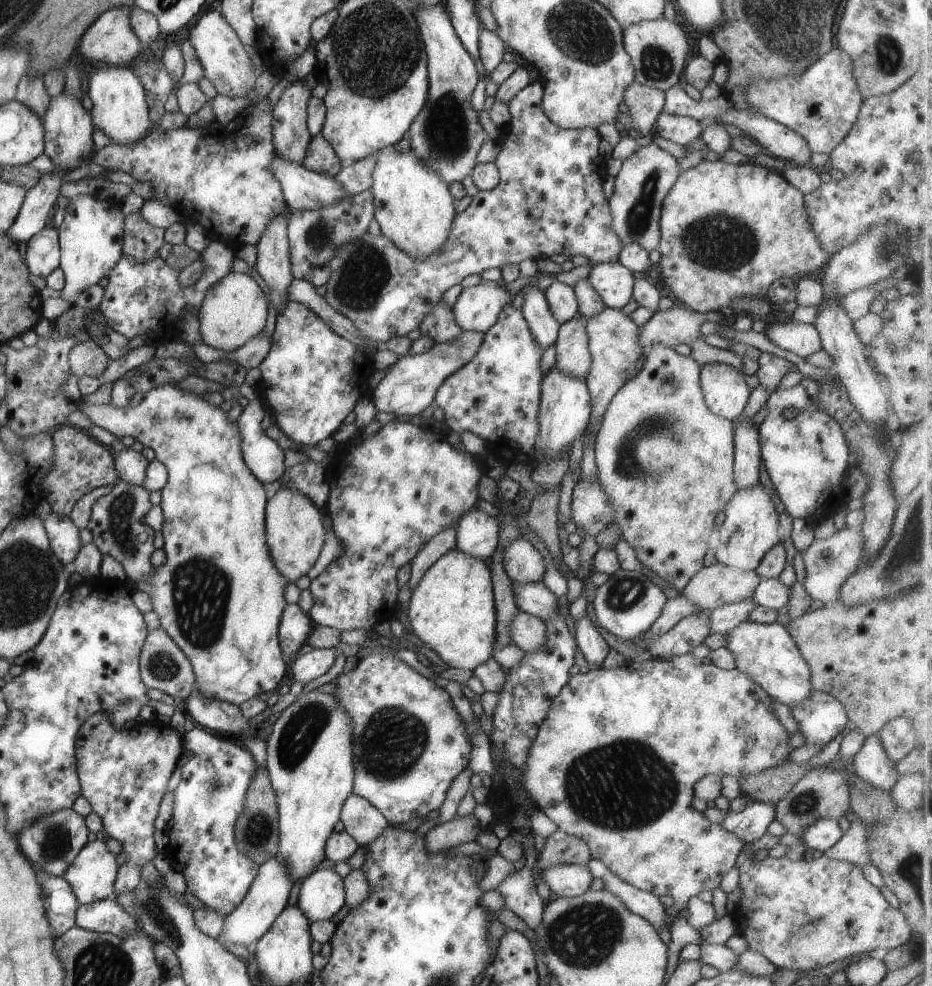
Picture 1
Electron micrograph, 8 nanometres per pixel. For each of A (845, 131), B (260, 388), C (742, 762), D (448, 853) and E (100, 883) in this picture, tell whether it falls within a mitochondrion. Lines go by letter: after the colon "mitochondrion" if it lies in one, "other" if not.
A: other
B: other
C: other
D: other
E: other

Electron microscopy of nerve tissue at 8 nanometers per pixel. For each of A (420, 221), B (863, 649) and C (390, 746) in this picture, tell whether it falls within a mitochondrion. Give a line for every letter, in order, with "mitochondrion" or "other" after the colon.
A: other
B: mitochondrion
C: mitochondrion

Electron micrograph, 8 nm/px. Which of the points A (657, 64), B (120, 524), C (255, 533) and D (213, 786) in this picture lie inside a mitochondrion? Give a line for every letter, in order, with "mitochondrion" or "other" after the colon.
A: mitochondrion
B: mitochondrion
C: other
D: mitochondrion

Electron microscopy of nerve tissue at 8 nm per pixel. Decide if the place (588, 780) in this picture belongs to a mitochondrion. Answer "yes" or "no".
yes

